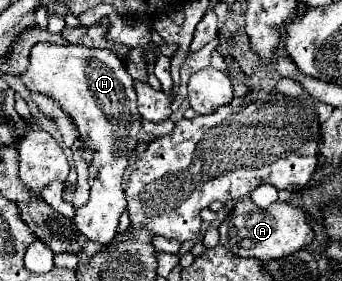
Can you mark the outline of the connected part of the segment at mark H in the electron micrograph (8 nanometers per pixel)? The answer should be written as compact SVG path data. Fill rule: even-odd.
M37 43L31 49L29 67L21 77L31 91L51 95L73 117L85 147L93 151L93 161L89 163L91 195L87 205L75 211L73 221L87 239L99 243L111 241L117 233L119 217L127 211L123 175L129 167L129 157L145 137L131 75L109 49Z

